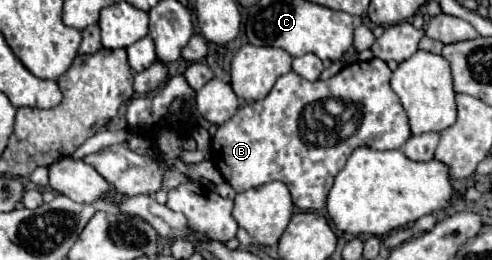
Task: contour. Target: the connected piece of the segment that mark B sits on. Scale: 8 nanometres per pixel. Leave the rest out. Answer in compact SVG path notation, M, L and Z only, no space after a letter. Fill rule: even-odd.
M381 59L371 61L357 61L353 65L343 67L337 75L333 75L327 81L307 81L301 79L295 71L289 71L281 75L271 89L271 93L263 101L253 101L243 107L223 125L217 127L213 139L211 139L211 161L221 171L225 181L237 191L249 191L259 185L265 185L269 181L283 181L293 197L293 203L303 209L323 209L327 195L333 187L333 181L337 173L345 167L349 155L355 147L371 147L377 151L389 151L389 149L401 149L401 145L411 137L407 115L397 99L397 95L389 87L391 69ZM325 99L339 99L343 107L349 111L349 121L337 123L337 133L319 133L319 101Z

